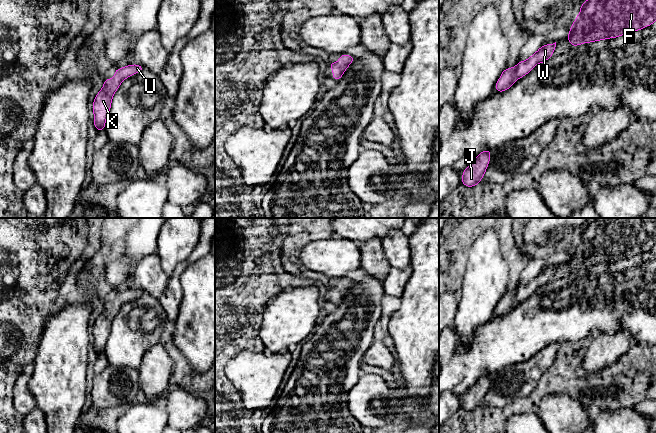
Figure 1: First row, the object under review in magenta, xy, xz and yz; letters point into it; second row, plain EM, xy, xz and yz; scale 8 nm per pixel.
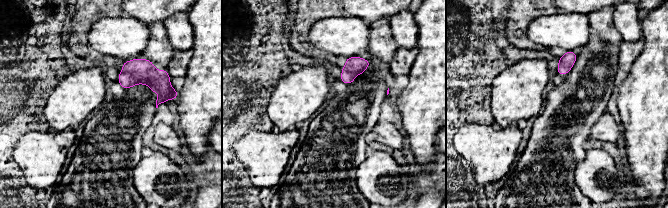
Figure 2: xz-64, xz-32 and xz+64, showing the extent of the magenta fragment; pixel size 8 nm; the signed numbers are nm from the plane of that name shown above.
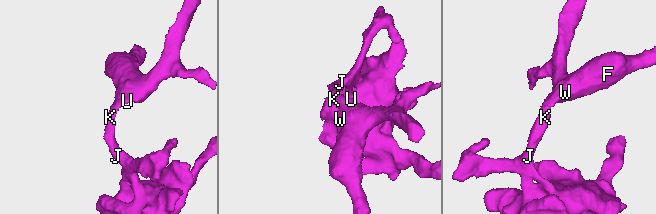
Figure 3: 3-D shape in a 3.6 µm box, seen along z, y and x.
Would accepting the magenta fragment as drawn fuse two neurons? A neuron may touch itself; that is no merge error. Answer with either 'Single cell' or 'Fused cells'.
Single cell

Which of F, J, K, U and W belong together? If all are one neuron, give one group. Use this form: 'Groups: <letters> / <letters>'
Groups: F J K U W

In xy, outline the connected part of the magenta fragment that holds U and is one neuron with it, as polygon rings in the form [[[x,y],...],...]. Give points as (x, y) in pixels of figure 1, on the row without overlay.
[[[128,289],[121,293],[115,293],[115,301],[113,303],[104,304],[104,310],[96,319],[93,326],[94,349],[97,355],[104,354],[105,345],[111,332],[112,320],[125,302],[143,295],[141,289]]]

